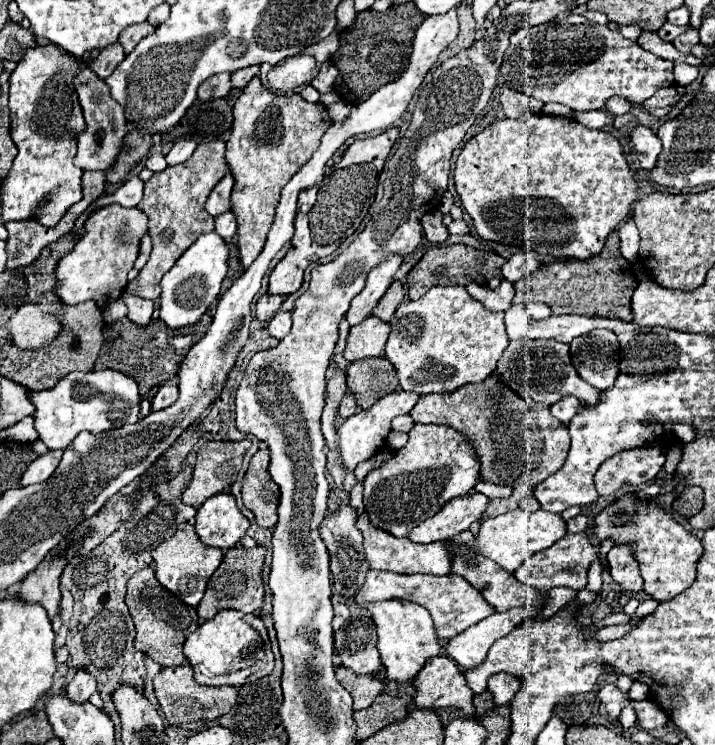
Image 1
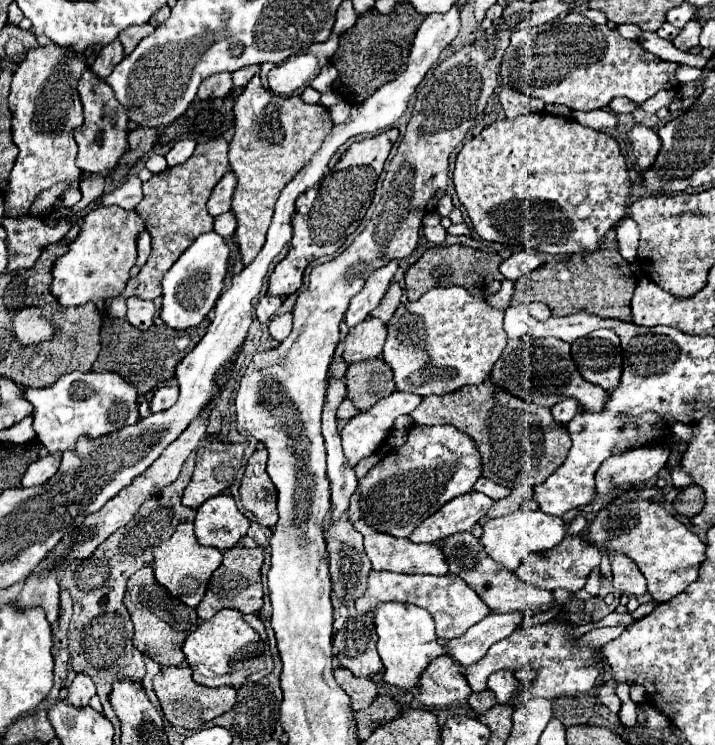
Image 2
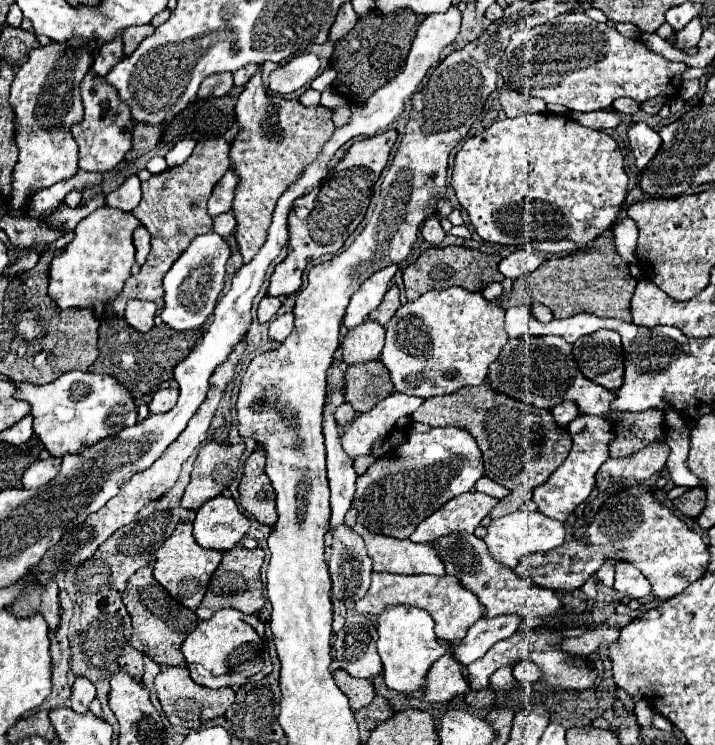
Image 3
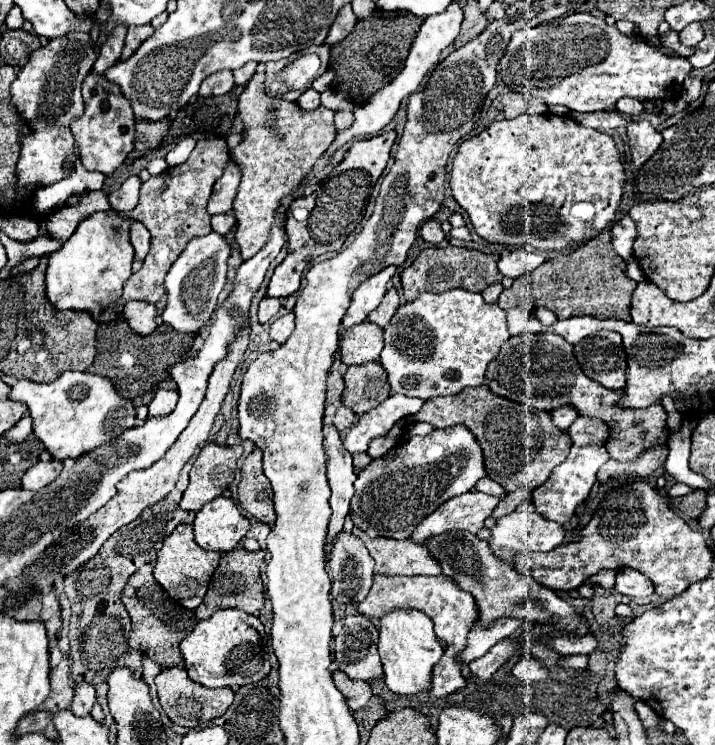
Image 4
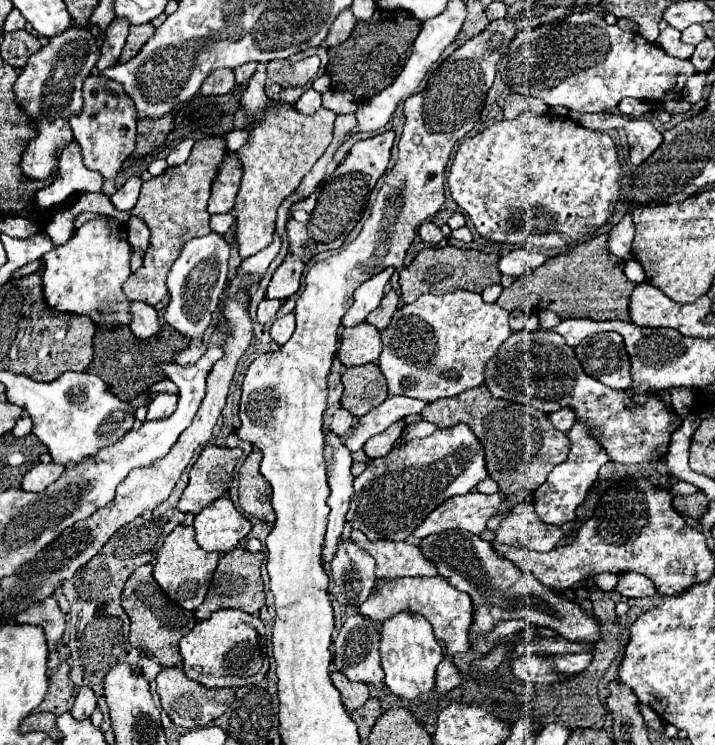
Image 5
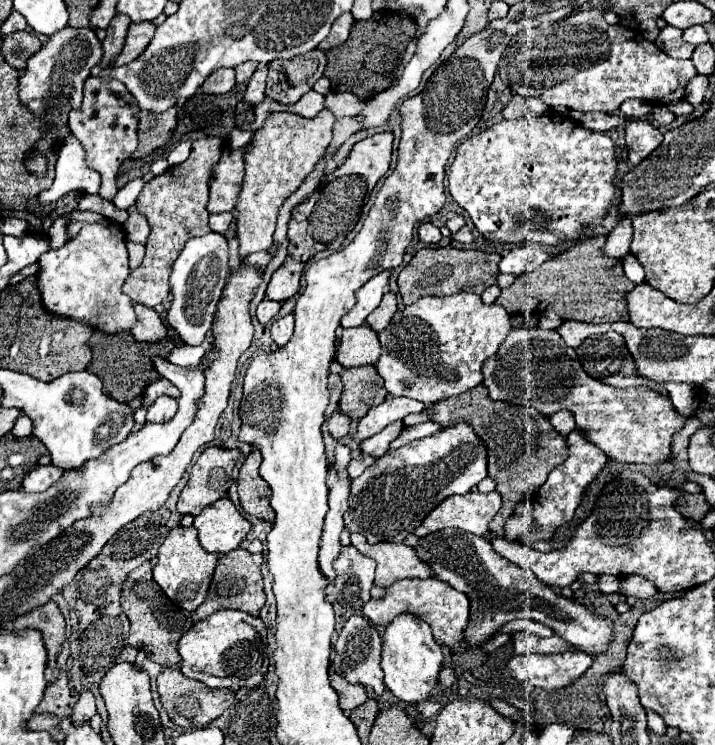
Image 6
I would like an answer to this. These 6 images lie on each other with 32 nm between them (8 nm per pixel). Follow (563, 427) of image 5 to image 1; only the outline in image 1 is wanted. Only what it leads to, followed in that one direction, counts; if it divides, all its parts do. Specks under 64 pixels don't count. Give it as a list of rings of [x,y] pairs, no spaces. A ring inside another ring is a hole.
[[[564,396],[560,402],[550,406],[550,412],[556,420],[560,420],[562,424],[568,424],[572,420],[572,416],[578,412],[578,408],[580,408],[580,402],[576,398]]]

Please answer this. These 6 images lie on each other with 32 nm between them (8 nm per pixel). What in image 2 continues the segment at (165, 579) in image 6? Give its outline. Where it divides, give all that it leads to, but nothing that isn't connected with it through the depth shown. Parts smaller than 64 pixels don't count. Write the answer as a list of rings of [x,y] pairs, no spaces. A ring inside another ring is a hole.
[[[182,522],[176,532],[154,550],[154,576],[156,580],[180,602],[196,608],[206,592],[212,572],[220,566],[222,552],[216,548],[204,548],[194,536],[194,524]]]

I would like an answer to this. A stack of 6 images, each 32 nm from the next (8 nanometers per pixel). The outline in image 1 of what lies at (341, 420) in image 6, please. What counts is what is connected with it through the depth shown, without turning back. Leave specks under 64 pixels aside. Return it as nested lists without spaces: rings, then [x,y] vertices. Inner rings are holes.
[[[346,392],[344,394],[344,398],[342,398],[342,402],[340,402],[340,408],[338,408],[338,416],[340,418],[350,418],[352,414],[356,414],[360,408],[356,406],[356,400],[354,400],[354,396],[350,396],[350,392]]]

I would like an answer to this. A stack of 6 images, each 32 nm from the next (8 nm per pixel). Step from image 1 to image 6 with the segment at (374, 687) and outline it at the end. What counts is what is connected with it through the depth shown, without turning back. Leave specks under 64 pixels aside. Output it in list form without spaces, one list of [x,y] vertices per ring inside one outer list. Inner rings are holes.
[[[332,674],[330,676],[330,686],[338,692],[338,702],[340,702],[340,708],[348,714],[352,712],[356,706],[364,704],[364,700],[368,698],[366,696],[366,688],[360,688],[356,684],[348,684],[340,674]]]

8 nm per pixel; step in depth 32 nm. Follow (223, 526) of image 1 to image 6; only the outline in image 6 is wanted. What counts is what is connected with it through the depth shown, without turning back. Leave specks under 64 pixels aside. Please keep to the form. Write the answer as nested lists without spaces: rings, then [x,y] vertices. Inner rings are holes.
[[[220,498],[194,518],[198,540],[212,554],[228,554],[248,536],[252,524],[236,510],[230,498]]]

